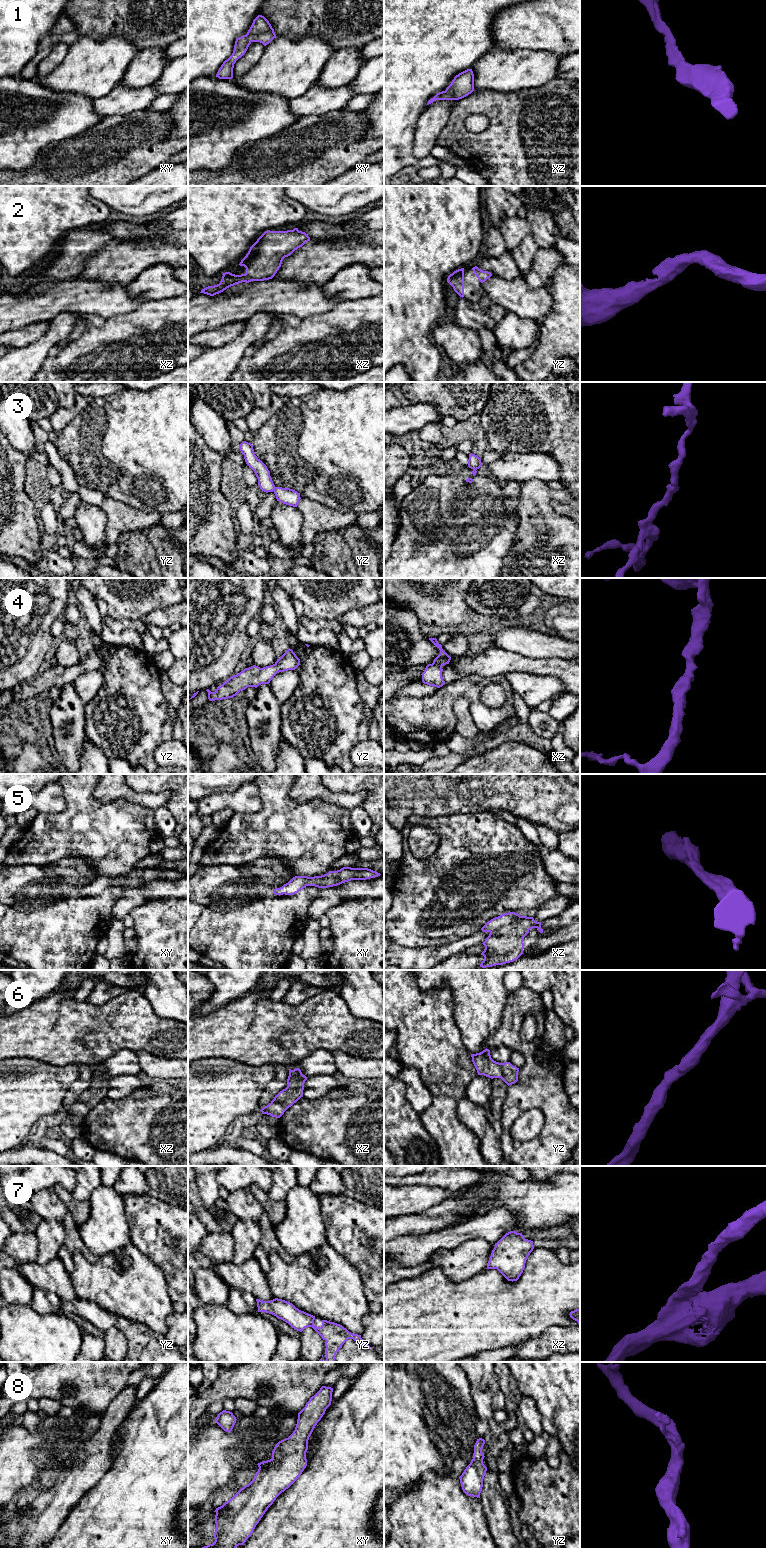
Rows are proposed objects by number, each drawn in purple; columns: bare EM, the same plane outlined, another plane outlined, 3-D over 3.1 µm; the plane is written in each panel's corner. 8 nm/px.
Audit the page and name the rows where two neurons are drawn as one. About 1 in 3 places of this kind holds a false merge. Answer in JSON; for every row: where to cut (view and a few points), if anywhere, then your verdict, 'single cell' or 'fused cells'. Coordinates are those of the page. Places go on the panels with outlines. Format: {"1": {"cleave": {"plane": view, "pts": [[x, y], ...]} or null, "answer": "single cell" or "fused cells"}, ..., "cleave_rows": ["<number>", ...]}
{"1": {"cleave": null, "answer": "single cell"}, "2": {"cleave": null, "answer": "single cell"}, "3": {"cleave": null, "answer": "single cell"}, "4": {"cleave": null, "answer": "single cell"}, "5": {"cleave": null, "answer": "single cell"}, "6": {"cleave": null, "answer": "single cell"}, "7": {"cleave": null, "answer": "single cell"}, "8": {"cleave": null, "answer": "single cell"}, "cleave_rows": []}

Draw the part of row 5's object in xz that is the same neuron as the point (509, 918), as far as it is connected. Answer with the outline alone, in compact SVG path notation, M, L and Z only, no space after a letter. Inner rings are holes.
M515 912L504 913L488 921L481 928L490 934L482 943L485 949L481 953L484 960L480 967L503 965L517 960L523 954L523 938L533 928L543 933L541 922Z

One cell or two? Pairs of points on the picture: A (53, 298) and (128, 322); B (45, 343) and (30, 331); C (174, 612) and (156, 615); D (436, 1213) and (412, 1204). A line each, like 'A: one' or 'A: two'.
A: two
B: two
C: one
D: two

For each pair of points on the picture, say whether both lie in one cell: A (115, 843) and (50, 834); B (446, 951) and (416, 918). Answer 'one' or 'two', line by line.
A: one
B: two

